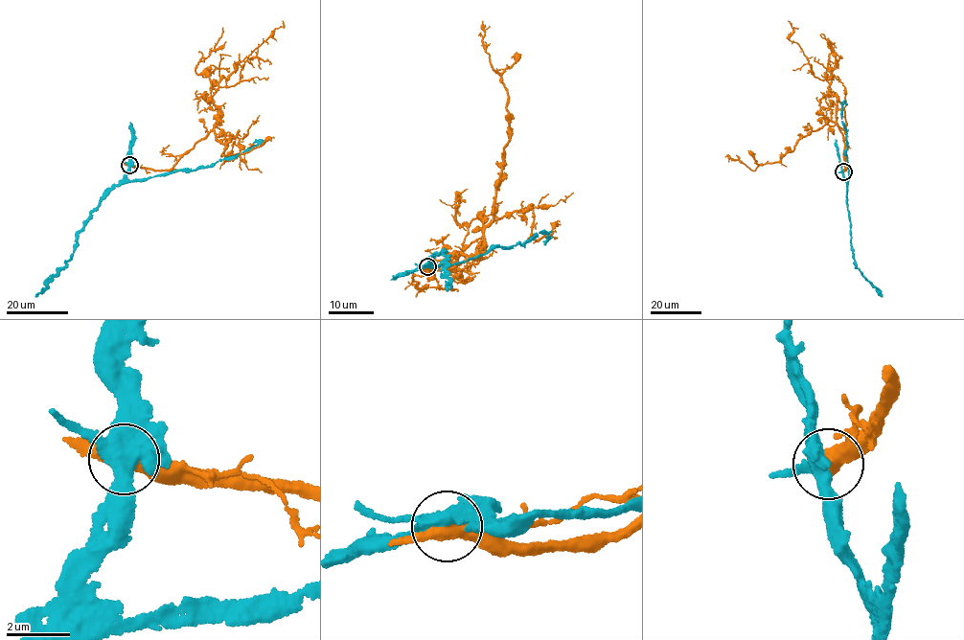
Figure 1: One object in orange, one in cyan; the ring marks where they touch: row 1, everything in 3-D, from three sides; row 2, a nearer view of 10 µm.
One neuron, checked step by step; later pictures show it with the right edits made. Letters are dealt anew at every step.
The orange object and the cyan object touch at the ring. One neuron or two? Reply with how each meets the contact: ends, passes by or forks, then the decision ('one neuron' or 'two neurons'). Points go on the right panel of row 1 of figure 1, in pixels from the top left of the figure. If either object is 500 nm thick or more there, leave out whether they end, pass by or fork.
orange passes by; cyan forks; two neurons

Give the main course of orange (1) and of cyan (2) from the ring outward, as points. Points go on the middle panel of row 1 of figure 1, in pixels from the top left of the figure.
1: (427, 266), (449, 270), (481, 254), (484, 231), (494, 217), (511, 132), (507, 89), (483, 45), (482, 20)
2: (427, 266), (433, 262), (435, 265), (427, 263), (434, 258), (431, 256), (446, 250), (449, 283), (446, 289)

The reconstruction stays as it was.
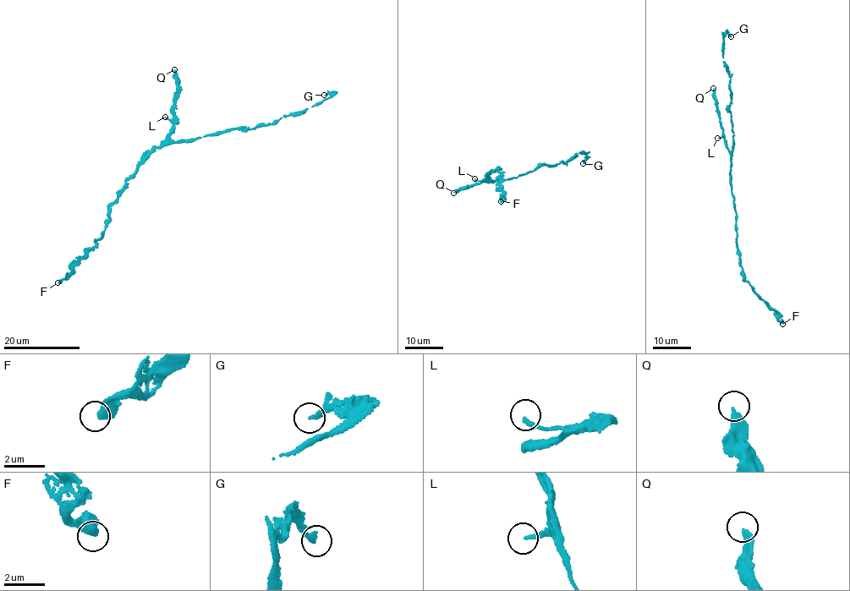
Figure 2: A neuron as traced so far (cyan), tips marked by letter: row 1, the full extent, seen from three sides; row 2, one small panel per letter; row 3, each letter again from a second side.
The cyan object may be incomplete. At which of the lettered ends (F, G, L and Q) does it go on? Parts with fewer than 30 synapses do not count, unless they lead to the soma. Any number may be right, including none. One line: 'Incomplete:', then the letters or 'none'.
Incomplete: Q

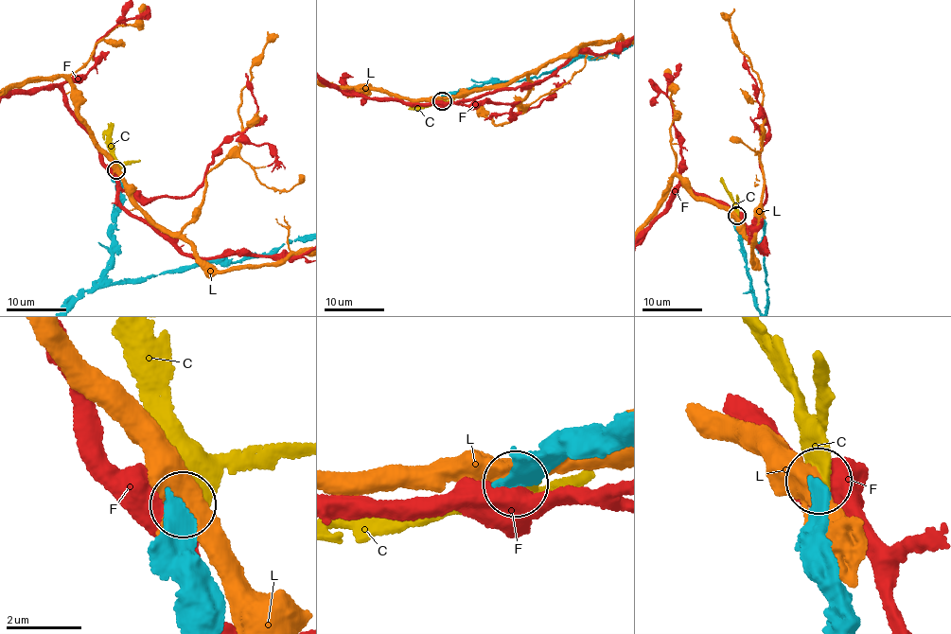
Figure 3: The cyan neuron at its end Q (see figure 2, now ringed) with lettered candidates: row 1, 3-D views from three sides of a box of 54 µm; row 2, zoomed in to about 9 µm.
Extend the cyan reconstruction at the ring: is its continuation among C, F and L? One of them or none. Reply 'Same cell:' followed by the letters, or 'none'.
Same cell: C

